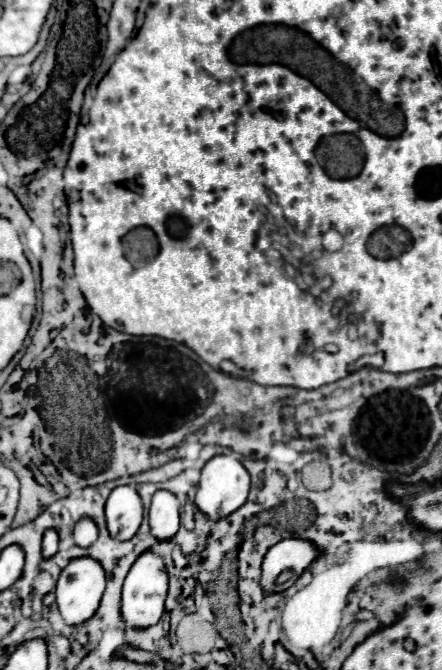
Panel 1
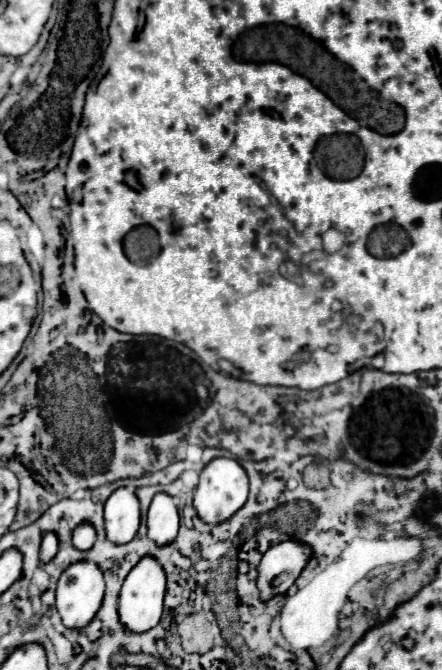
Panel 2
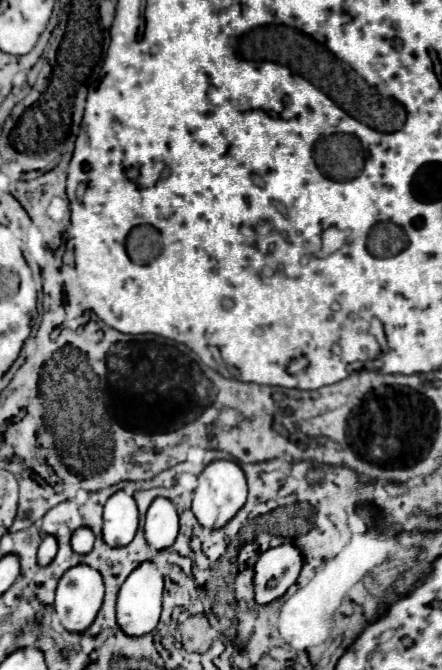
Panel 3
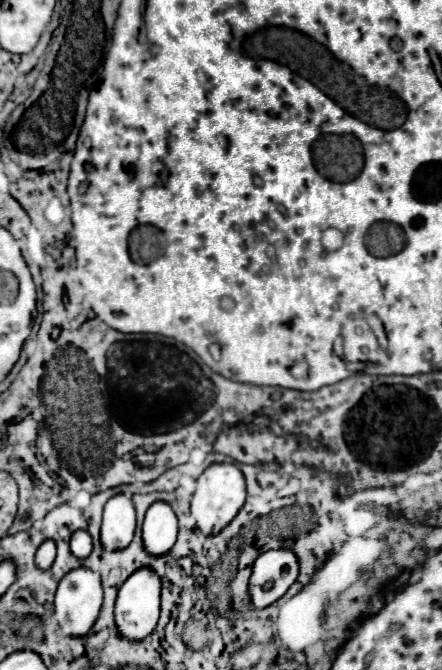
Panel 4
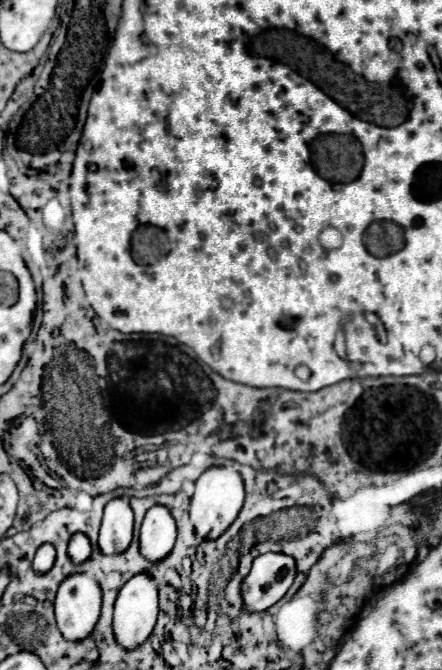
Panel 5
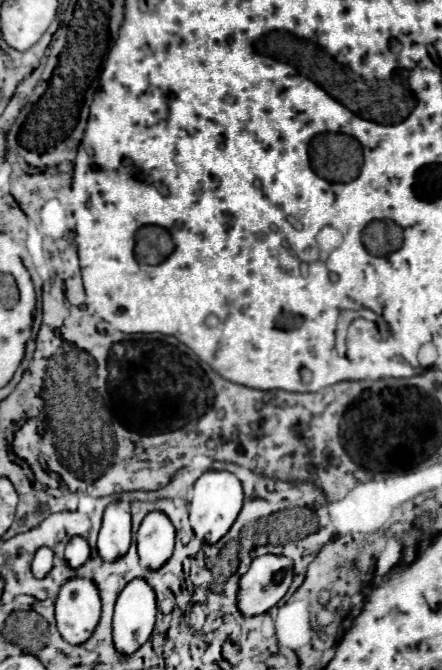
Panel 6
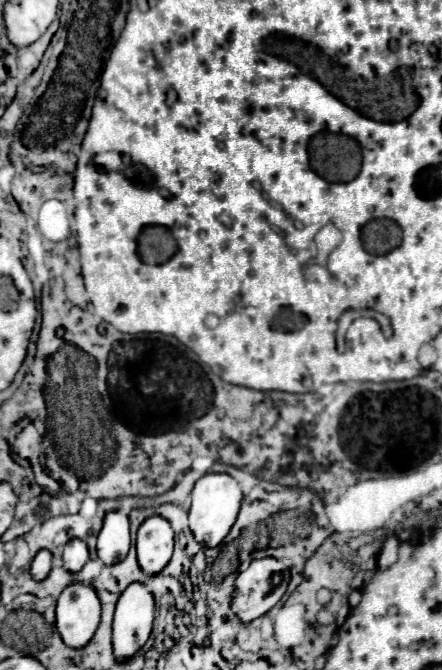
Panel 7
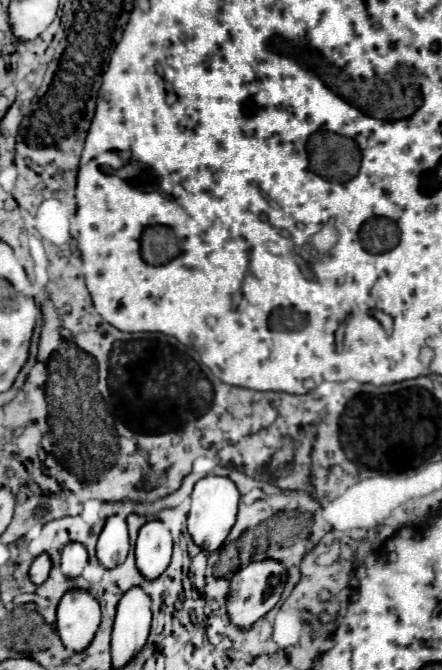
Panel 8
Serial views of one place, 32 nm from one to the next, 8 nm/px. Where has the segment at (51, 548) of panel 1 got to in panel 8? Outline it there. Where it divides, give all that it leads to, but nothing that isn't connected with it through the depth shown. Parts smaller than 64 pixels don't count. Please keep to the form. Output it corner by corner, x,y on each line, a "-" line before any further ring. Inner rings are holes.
40,554
40,556
34,560
34,564
30,566
30,580
32,580
32,584
36,584
36,586
44,584
46,578
48,578
48,572
50,572
48,554

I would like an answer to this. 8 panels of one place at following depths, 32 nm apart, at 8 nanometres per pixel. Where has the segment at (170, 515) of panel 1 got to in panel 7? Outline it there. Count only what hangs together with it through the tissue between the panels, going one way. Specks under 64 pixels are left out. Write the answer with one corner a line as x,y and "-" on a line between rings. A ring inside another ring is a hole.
152,516
140,526
136,552
138,564
146,574
150,576
160,574
172,558
172,548
174,548
172,528
164,518

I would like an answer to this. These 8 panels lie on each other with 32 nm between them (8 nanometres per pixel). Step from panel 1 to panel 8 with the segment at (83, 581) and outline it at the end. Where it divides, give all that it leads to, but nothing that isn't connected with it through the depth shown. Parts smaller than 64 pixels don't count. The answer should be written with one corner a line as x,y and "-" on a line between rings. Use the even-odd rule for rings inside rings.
70,590
58,606
58,634
70,652
82,652
100,626
100,604
90,592

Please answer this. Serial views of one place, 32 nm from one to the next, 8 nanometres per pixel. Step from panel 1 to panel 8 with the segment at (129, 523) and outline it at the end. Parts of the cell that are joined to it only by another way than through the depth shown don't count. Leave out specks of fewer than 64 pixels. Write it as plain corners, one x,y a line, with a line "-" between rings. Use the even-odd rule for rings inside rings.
110,516
96,546
96,556
104,568
114,568
126,560
128,530
124,516

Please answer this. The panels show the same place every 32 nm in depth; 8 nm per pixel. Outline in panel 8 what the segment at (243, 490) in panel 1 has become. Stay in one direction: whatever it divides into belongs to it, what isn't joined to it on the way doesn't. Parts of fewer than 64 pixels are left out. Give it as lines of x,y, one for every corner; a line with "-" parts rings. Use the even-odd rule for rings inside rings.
206,476
196,482
194,492
192,492
192,506
188,514
188,534
196,546
200,546
202,550
214,552
224,544
230,528
236,522
238,500
240,500
240,492
230,478

